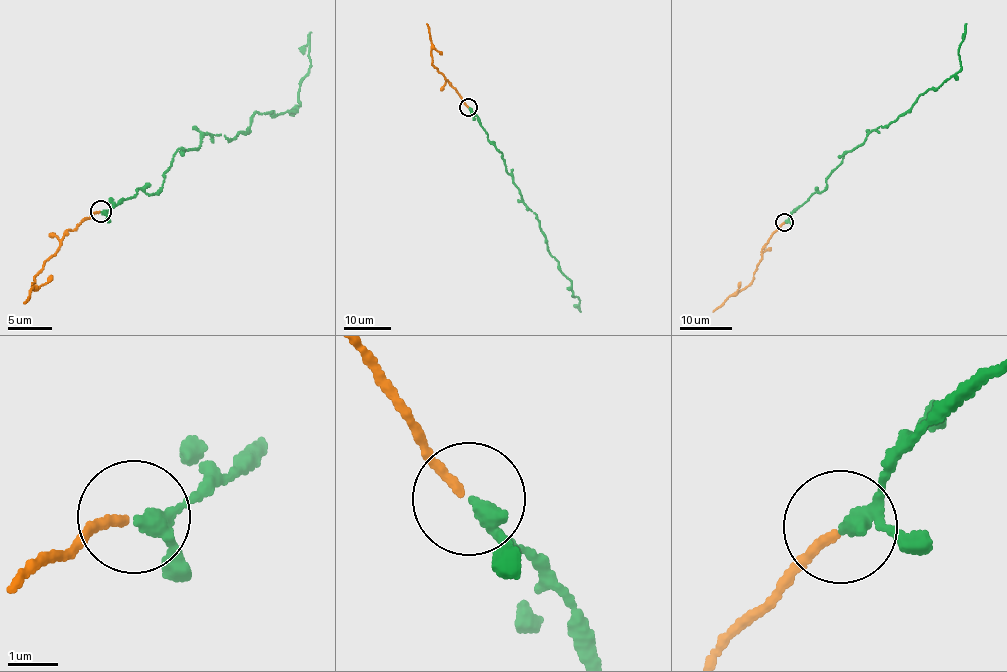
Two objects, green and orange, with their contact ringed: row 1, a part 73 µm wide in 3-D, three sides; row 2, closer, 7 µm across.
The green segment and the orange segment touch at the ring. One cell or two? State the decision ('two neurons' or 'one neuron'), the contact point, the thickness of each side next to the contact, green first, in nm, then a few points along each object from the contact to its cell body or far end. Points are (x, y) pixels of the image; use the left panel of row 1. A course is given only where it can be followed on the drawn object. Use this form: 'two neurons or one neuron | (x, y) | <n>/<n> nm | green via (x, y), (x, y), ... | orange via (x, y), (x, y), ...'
one neuron | (100, 211) | 240/160 nm | green via (100, 211), (156, 191), (179, 149), (208, 133), (236, 138), (257, 111), (297, 109), (311, 32) | orange via (100, 211), (63, 237), (59, 250), (34, 277), (24, 303)

